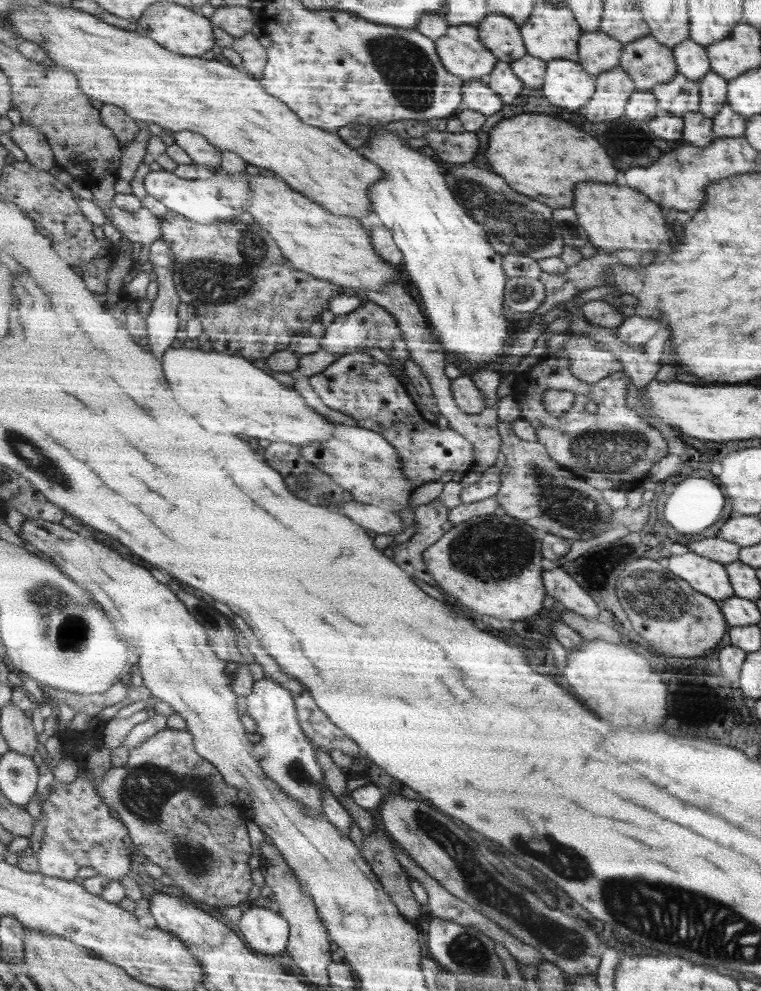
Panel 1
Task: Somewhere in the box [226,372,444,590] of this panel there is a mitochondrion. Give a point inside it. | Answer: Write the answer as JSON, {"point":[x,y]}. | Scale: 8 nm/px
{"point":[306,484]}

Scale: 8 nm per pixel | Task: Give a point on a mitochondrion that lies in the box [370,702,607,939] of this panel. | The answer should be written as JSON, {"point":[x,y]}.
{"point":[562,859]}

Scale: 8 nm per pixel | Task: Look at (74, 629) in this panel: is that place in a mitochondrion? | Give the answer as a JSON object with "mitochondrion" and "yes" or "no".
{"mitochondrion":"yes"}

